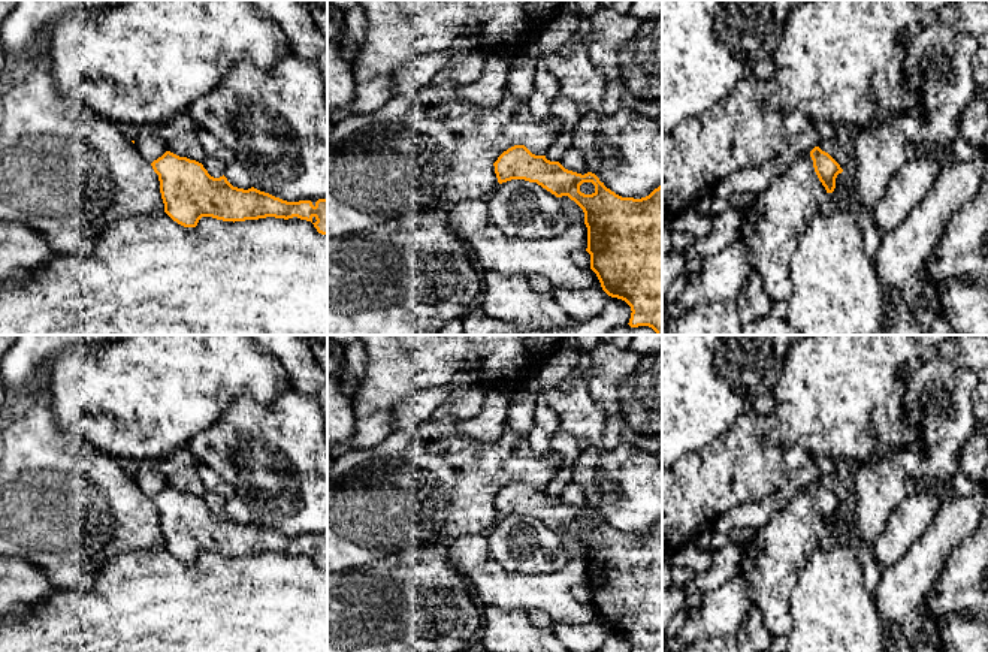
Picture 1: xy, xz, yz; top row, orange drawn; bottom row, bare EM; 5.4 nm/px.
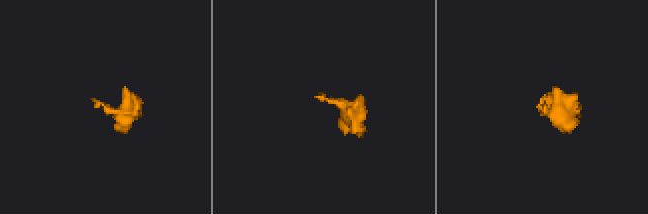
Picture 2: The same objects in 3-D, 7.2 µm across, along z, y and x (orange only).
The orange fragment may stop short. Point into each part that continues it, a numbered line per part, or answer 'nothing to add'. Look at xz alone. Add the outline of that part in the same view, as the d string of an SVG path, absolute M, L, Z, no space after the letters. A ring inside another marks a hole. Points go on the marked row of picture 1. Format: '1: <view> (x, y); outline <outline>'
nothing to add

